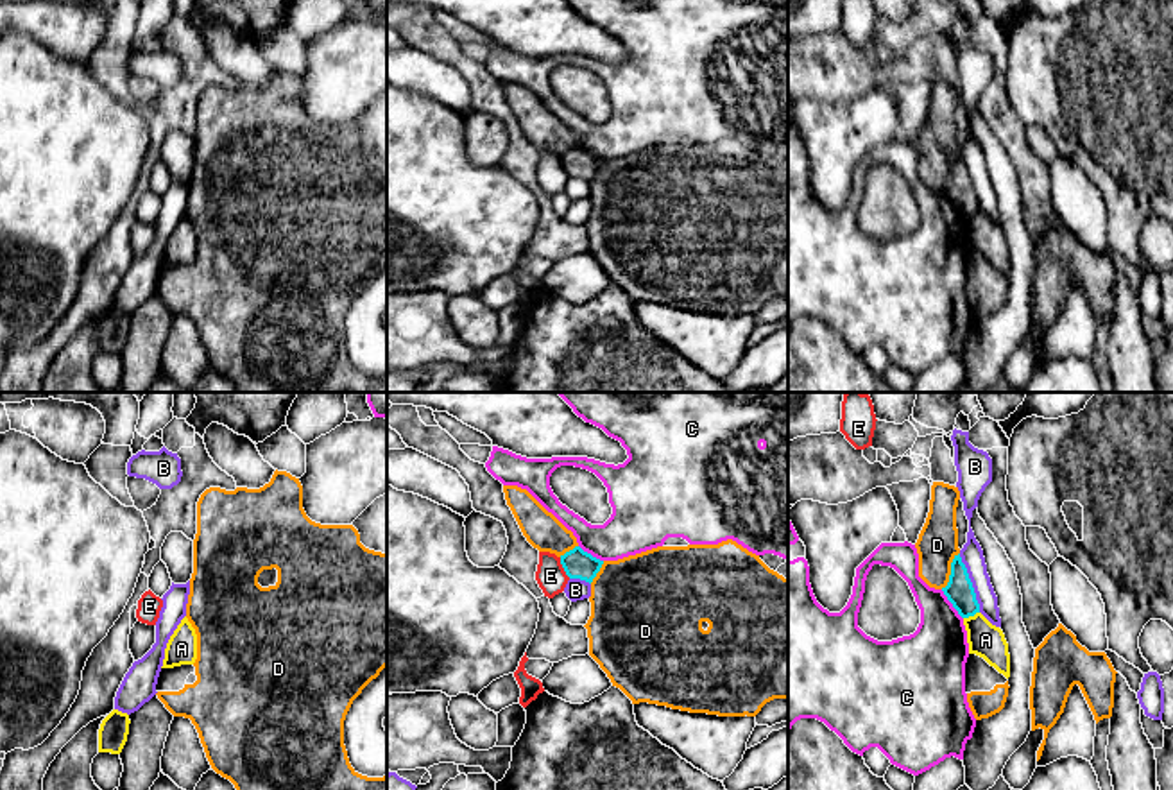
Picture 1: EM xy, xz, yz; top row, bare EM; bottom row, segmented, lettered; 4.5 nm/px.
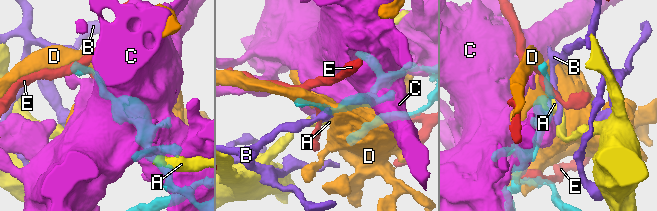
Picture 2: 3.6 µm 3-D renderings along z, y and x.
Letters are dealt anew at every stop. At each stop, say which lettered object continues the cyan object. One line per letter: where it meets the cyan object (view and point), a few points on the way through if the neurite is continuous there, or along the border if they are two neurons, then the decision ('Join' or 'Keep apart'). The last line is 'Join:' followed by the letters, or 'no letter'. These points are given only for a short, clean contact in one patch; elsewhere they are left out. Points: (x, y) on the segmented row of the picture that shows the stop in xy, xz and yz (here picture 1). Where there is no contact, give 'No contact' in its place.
A: Touches cyan at yz (971, 615). Boundary: yz (978, 611), (964, 618). Keep apart
B: Touches cyan at yz (971, 583). Boundary: yz (958, 554), (980, 611). Keep apart
C: Touches cyan at yz (951, 602). Keep apart
D: Touches cyan at yz (951, 572). Keep apart
E: Touches cyan at xz (565, 568). Keep apart
Join: no letter

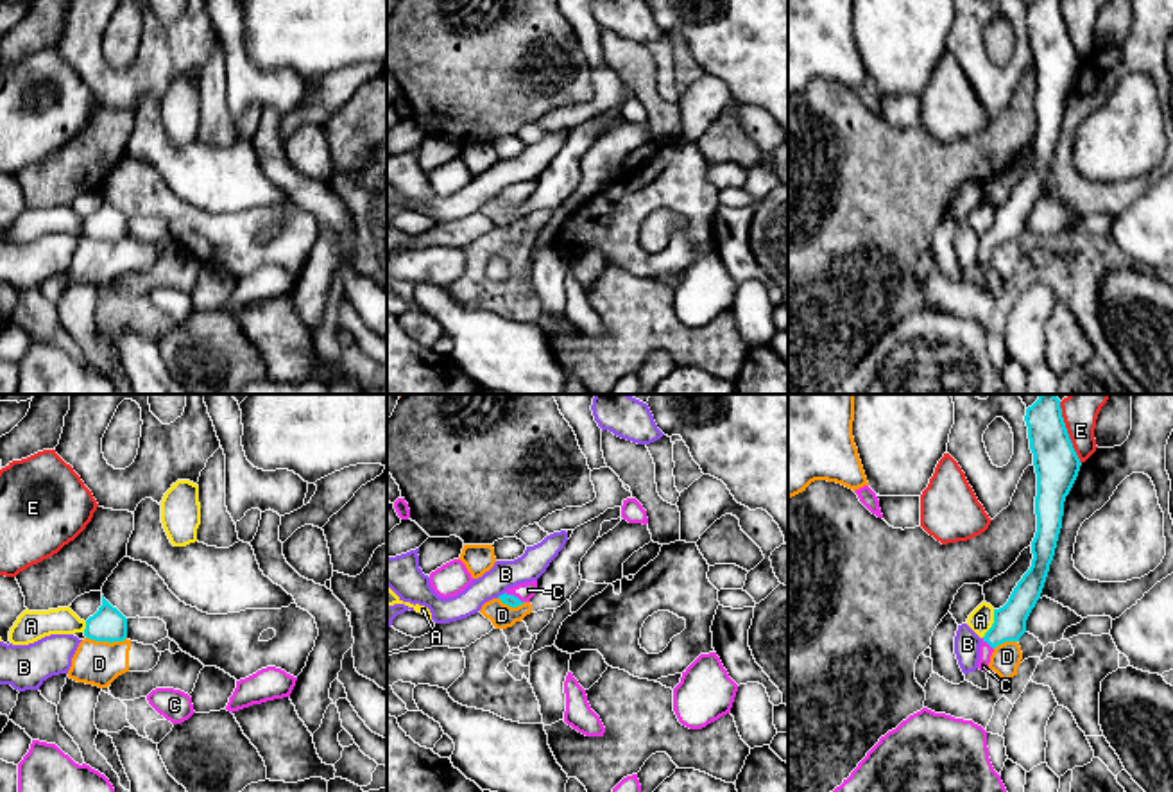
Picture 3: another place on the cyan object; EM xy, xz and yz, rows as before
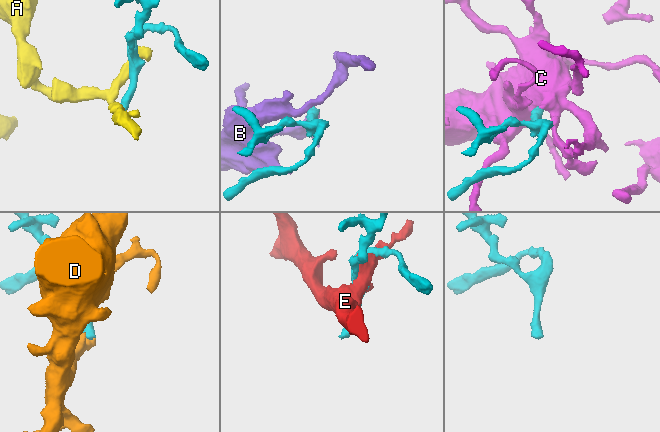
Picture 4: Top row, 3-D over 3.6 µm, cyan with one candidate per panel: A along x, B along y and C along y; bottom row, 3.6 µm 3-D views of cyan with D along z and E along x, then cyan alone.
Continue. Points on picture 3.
A: Touches cyan at yz (993, 624). Keep apart
B: Touches cyan at xz (500, 595). Boundary: xz (504, 592), (496, 597). Keep apart
C: Touches cyan at xz (513, 595). Path across: xz (511, 601), (513, 595), (523, 592). Join
D: Touches cyan at xy (106, 640). Boundary: xy (86, 637), (97, 642), (122, 642), (126, 638). Keep apart
E: Touches cyan at yz (1066, 432). Keep apart
Join: C

